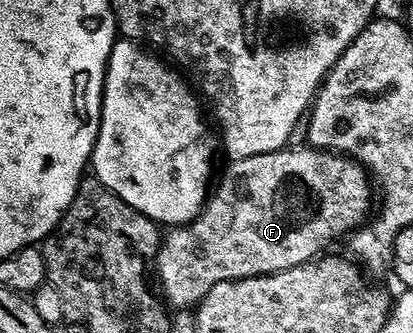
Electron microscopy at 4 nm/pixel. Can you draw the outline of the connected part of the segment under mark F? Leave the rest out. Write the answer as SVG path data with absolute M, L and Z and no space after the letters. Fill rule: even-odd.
M293 148L276 149L238 161L230 160L221 182L212 186L200 215L188 225L170 228L164 234L161 248L157 251L155 277L161 280L160 292L168 304L170 301L174 305L174 310L185 311L200 305L215 283L262 277L304 265L324 254L328 250L325 248L336 237L344 238L366 224L375 205L375 189L365 166L352 157L343 157L340 153L324 149Z

